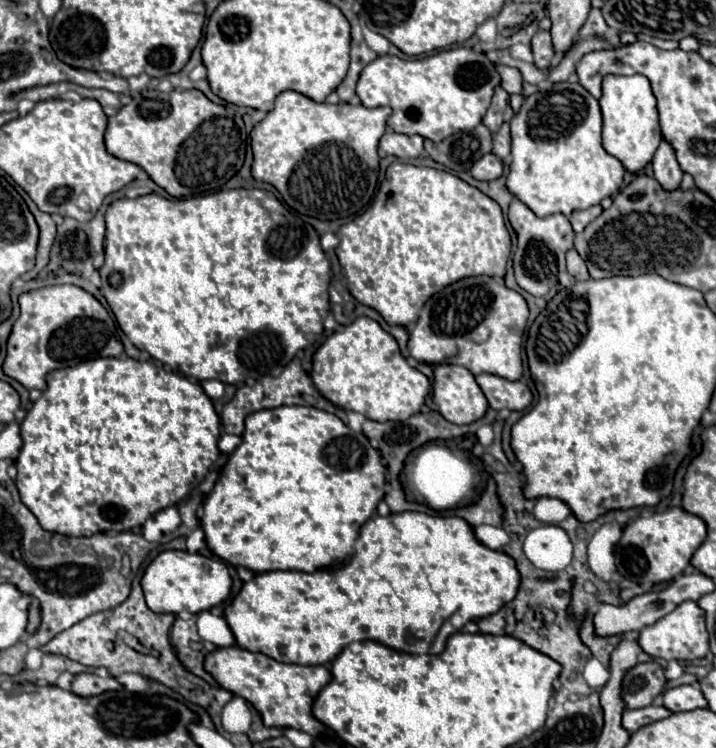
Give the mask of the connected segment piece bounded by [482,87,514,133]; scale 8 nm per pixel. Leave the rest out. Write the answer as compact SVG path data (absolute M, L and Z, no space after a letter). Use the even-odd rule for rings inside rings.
M496 87L496 89L494 89L492 103L490 103L490 107L488 107L488 111L486 111L484 119L482 119L482 123L484 123L492 133L496 133L502 123L506 123L506 121L510 121L510 119L514 117L514 111L512 111L512 107L510 107L508 97L510 97L510 95L508 95L502 87Z

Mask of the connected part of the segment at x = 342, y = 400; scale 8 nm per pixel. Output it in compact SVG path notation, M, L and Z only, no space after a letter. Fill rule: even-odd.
M358 317L344 331L332 333L312 355L312 381L336 407L356 411L372 421L400 421L418 413L430 381L400 355L398 343L374 319Z

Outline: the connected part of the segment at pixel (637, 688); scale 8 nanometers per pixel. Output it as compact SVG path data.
M658 661L638 663L624 673L622 699L626 709L640 709L652 705L654 699L664 691L666 679L664 669Z

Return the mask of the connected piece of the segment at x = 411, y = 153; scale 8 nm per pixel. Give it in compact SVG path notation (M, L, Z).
M386 131L380 139L380 149L386 151L388 155L394 155L400 159L414 159L414 157L420 157L420 153L424 151L422 141L424 139L420 135L410 137L410 135Z

